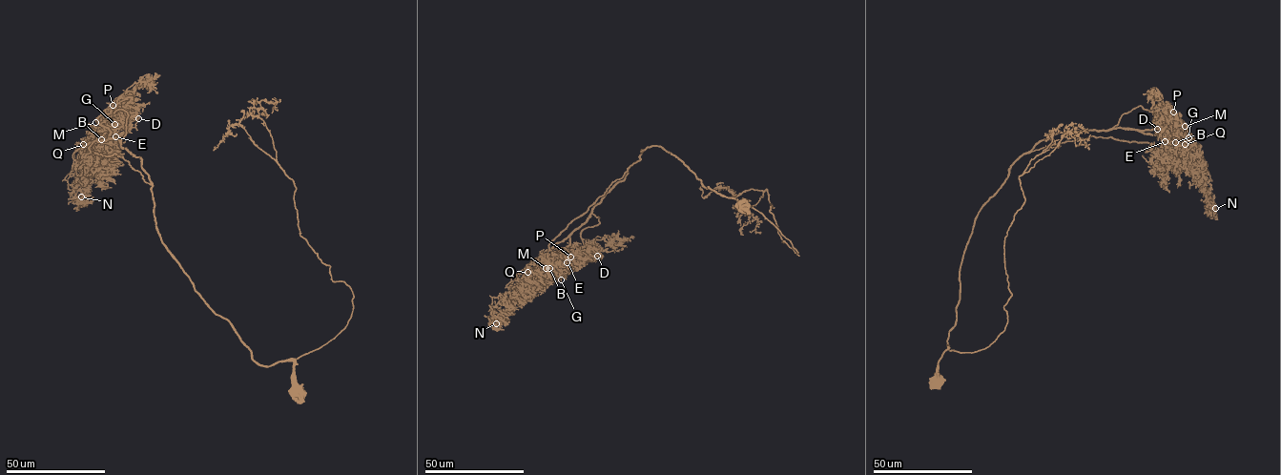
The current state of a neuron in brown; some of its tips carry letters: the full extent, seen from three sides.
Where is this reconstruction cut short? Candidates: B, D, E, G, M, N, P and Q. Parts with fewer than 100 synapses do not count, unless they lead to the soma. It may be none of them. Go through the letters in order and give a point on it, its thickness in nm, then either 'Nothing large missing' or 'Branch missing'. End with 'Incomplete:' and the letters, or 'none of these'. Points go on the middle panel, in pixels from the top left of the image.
B: Place: (549, 268). Thickness 180 nm. Nothing large missing
D: Place: (597, 256). Thickness 110 nm. Nothing large missing
E: Place: (567, 262). Thickness 190 nm. Nothing large missing
G: Place: (561, 279). Thickness 180 nm. Nothing large missing
M: Place: (546, 268). Thickness 200 nm. Nothing large missing
N: Place: (496, 323). Thickness 110 nm. Nothing large missing
P: Place: (570, 257). Thickness 110 nm. Nothing large missing
Q: Place: (527, 272). Thickness 100 nm. Nothing large missing
Incomplete: none of these

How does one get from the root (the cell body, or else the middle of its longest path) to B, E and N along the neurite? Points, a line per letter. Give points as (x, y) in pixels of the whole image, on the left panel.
B: (296, 392), (291, 360), (258, 363), (167, 251), (141, 157), (117, 138), (96, 135), (101, 139)
E: (296, 392), (291, 360), (258, 363), (167, 251), (152, 185), (122, 156), (94, 154), (115, 136)
N: (296, 392), (291, 360), (258, 363), (167, 251), (141, 157), (117, 138), (75, 150), (65, 179), (81, 196)

